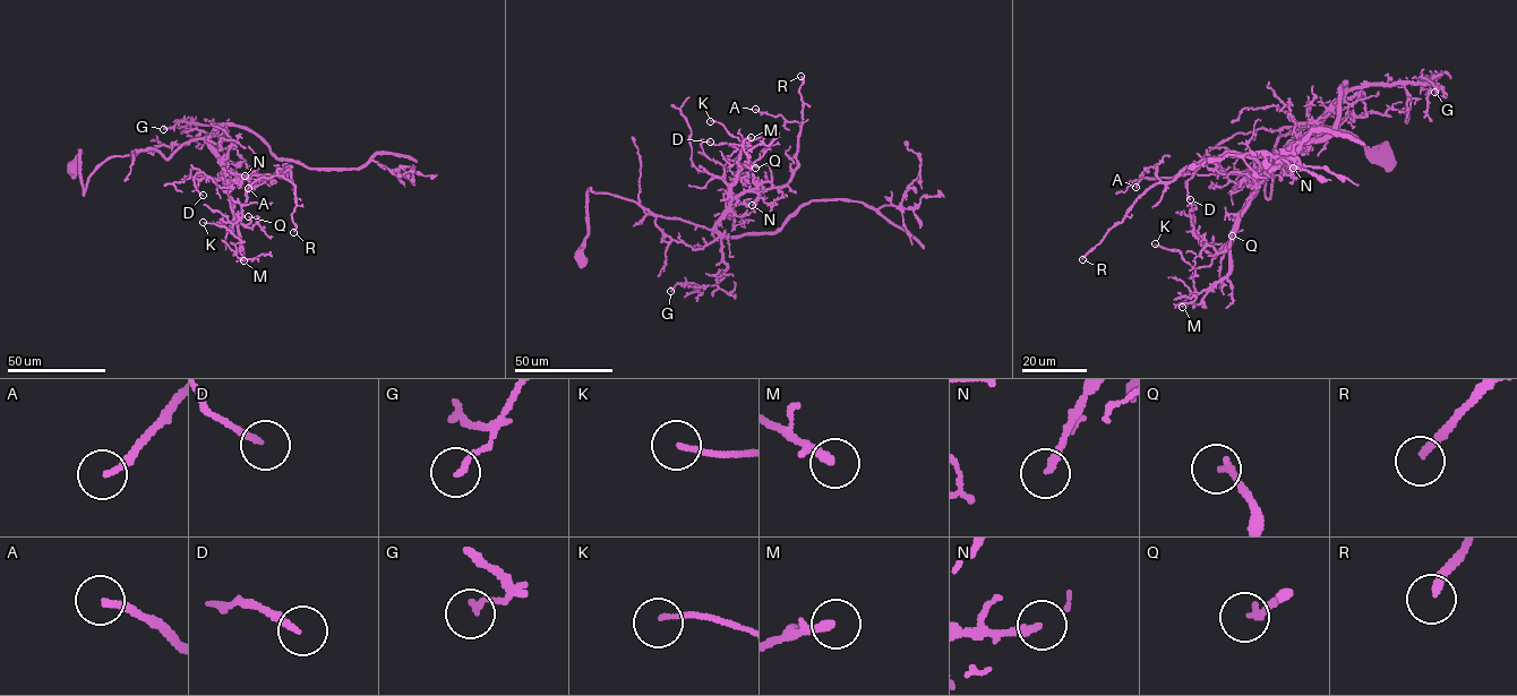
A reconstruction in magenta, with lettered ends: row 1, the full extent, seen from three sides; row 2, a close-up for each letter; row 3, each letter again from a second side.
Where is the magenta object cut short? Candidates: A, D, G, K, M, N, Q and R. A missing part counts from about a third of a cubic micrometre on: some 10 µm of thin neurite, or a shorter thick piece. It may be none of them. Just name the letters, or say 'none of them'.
A, M, R

